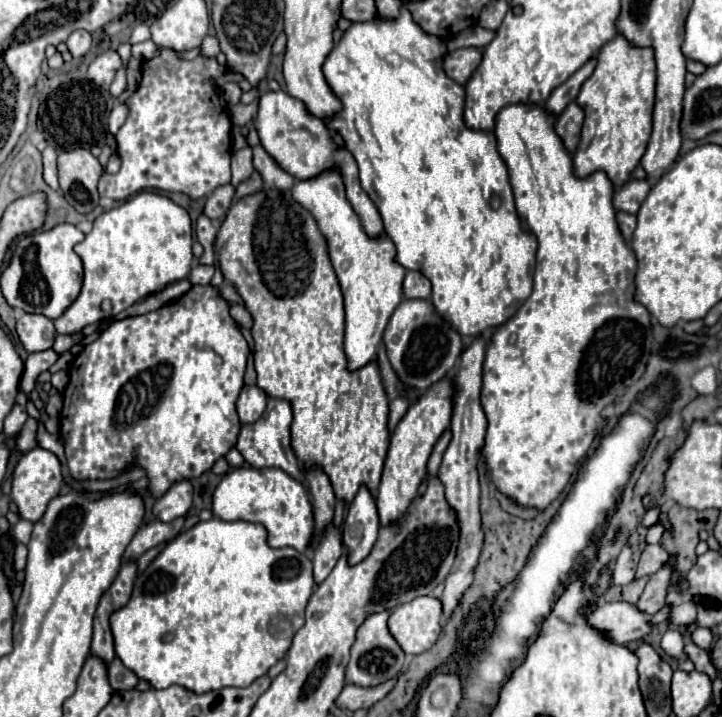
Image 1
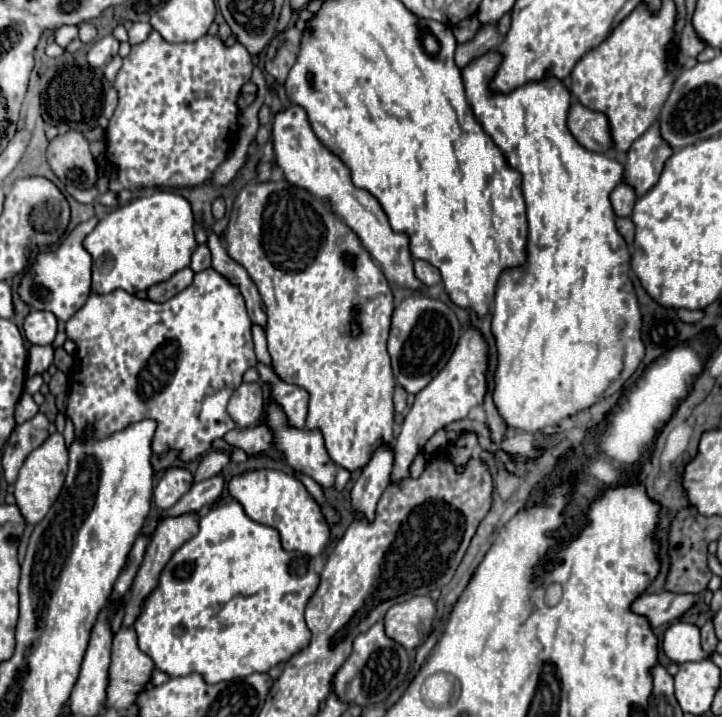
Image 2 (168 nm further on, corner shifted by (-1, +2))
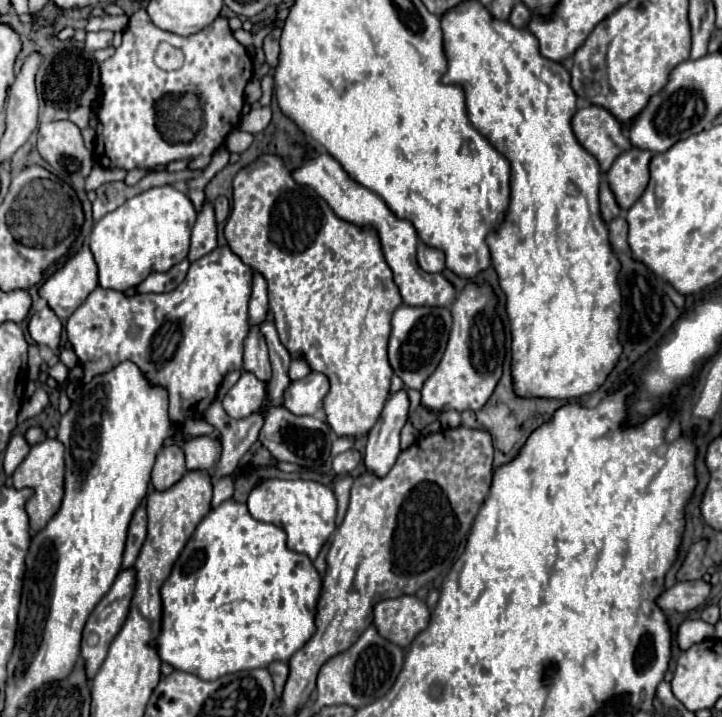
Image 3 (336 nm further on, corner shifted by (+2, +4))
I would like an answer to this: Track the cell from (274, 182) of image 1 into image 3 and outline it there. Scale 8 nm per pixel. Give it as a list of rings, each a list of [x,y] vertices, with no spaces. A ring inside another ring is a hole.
[[[254,107],[254,109],[242,119],[240,129],[246,129],[248,133],[254,133],[254,135],[256,135],[256,133],[260,133],[260,131],[264,131],[264,129],[268,127],[270,117],[272,117],[270,107]]]

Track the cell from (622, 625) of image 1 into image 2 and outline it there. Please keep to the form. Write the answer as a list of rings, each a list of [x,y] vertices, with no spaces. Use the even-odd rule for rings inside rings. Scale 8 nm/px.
[[[653,593],[653,595],[641,595],[633,603],[633,611],[639,615],[645,615],[651,623],[651,627],[659,627],[663,623],[669,623],[673,619],[679,619],[687,609],[691,609],[697,601],[697,595],[693,593]]]

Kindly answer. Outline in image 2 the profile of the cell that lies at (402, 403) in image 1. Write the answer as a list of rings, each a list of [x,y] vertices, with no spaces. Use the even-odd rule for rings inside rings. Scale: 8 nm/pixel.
[[[401,385],[395,387],[393,403],[395,403],[395,411],[397,411],[397,413],[403,413],[403,411],[405,411],[405,407],[407,407],[407,391],[405,391]]]

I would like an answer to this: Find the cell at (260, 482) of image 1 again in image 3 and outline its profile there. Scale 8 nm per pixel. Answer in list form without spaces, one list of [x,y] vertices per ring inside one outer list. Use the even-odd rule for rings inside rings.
[[[266,479],[256,485],[248,495],[248,511],[254,519],[272,523],[286,531],[288,535],[288,549],[296,553],[306,553],[310,559],[316,559],[322,545],[334,531],[334,517],[336,517],[336,497],[330,487],[318,481],[304,481],[304,479]]]

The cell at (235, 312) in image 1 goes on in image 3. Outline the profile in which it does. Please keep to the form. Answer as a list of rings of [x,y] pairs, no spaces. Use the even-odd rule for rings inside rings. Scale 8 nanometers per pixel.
[[[292,360],[288,372],[290,379],[302,379],[304,375],[308,375],[310,373],[311,369],[308,367],[306,362],[300,360]]]

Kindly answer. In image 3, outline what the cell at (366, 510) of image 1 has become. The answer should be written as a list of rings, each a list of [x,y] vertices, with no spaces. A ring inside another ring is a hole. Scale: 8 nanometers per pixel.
[[[398,391],[390,395],[378,423],[368,435],[368,445],[364,453],[366,471],[374,477],[384,477],[396,463],[400,455],[400,429],[406,423],[408,415],[408,395]]]

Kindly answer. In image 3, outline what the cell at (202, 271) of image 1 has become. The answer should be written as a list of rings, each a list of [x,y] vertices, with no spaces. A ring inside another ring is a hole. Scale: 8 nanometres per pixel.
[[[204,203],[202,213],[196,219],[192,229],[192,245],[188,253],[188,261],[198,261],[200,257],[208,255],[216,247],[216,219],[214,209],[210,203]]]

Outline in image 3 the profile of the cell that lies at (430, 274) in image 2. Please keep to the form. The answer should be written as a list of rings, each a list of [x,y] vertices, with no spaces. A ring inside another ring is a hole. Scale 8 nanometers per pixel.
[[[418,243],[418,265],[422,267],[422,271],[426,273],[440,273],[444,269],[444,255],[438,249],[426,247],[424,243]]]

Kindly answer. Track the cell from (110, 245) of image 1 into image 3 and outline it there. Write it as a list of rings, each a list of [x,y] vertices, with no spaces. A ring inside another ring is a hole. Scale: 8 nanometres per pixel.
[[[172,185],[152,187],[104,215],[90,233],[90,251],[98,265],[98,285],[102,289],[126,291],[138,287],[150,273],[168,271],[184,261],[196,217],[188,195]]]

